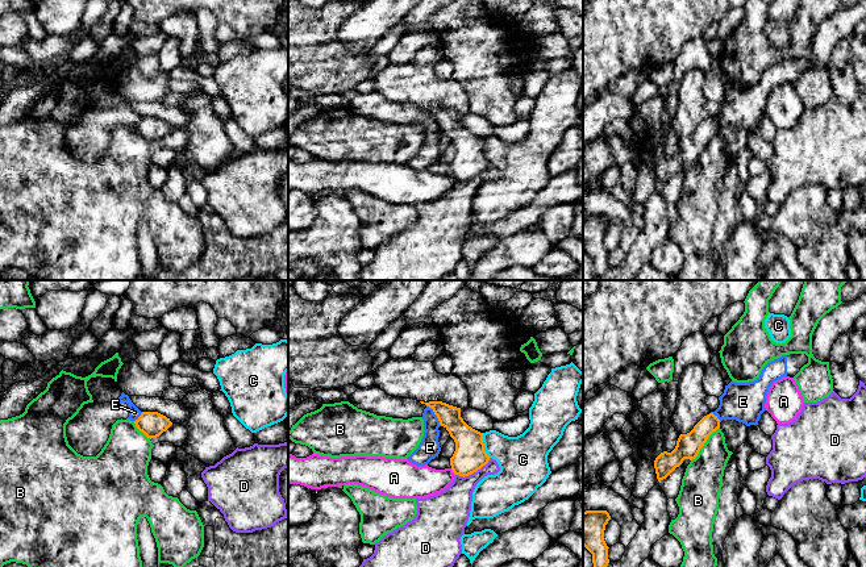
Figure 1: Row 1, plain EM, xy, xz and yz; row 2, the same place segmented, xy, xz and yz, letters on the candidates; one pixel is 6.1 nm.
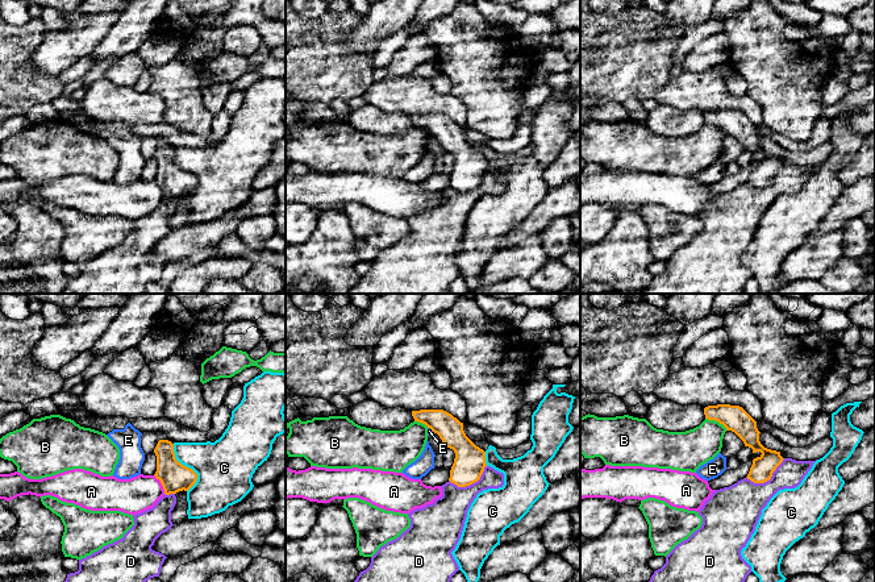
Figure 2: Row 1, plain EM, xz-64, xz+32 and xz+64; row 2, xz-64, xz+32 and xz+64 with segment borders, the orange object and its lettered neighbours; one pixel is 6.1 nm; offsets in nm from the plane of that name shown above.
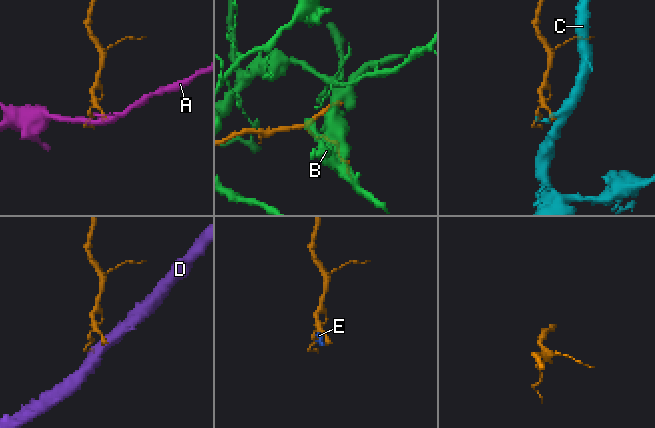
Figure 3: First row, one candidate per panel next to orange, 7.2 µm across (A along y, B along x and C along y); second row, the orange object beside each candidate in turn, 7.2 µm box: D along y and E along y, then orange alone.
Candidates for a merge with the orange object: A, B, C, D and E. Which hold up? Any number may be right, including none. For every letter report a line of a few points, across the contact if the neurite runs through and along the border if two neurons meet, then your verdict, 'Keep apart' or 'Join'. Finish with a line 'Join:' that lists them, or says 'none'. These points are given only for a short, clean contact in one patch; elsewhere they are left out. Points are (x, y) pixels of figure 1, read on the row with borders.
A: Line: xz (450, 468), (456, 474). Keep apart
B: Keep apart
C: Line: xz (482, 433), (484, 451), (490, 457). Keep apart
D: Line: xz (490, 458), (475, 471), (463, 476), (456, 475). Keep apart
E: Line: xz (427, 405), (441, 425). Keep apart
Join: none

